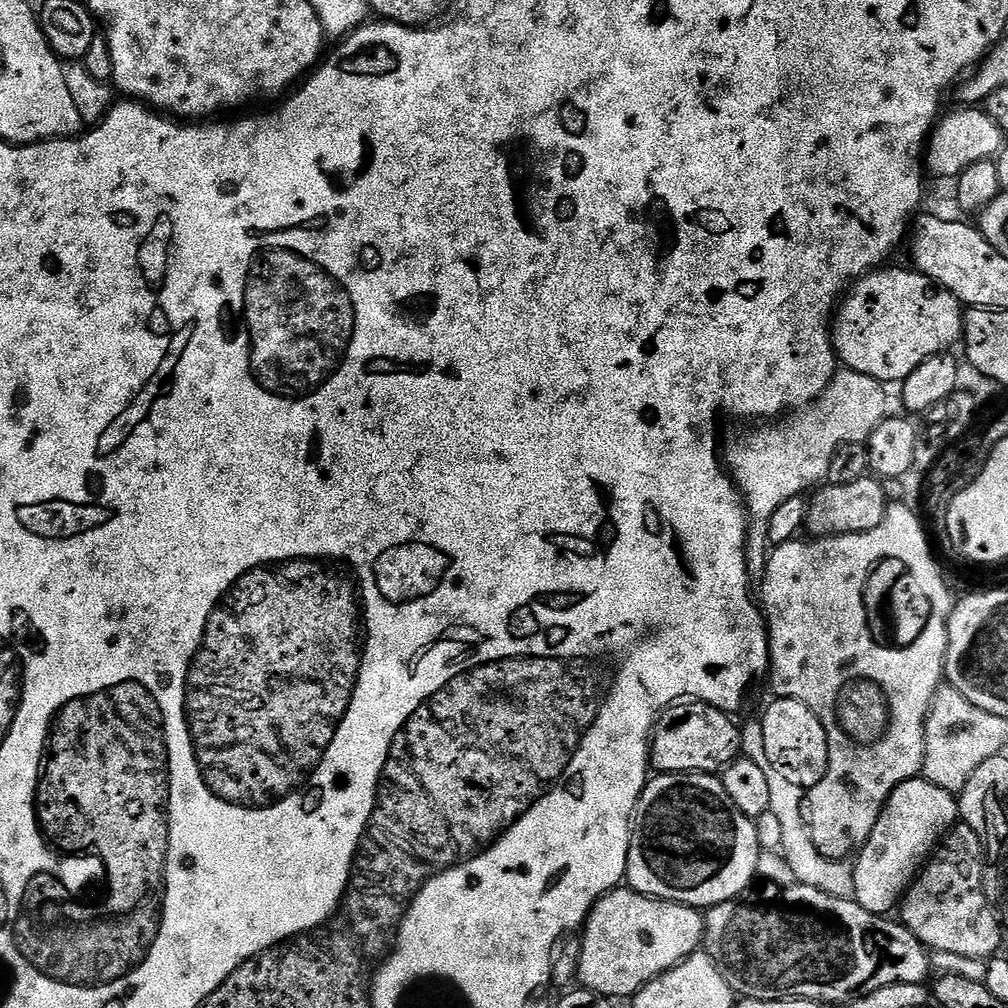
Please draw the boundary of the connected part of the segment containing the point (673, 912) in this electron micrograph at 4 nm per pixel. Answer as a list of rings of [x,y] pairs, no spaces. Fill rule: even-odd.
[[[621,886],[592,905],[583,932],[579,983],[597,996],[632,998],[654,978],[696,953],[704,939],[704,916],[686,904],[656,900]]]

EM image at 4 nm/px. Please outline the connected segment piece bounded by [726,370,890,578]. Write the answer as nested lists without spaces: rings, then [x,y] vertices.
[[[837,371],[828,389],[803,409],[804,416],[788,414],[779,422],[768,422],[761,432],[748,432],[736,440],[726,456],[732,483],[740,489],[750,521],[748,544],[744,547],[749,577],[759,578],[768,564],[770,545],[768,523],[774,510],[794,496],[807,493],[811,484],[819,485],[830,470],[830,458],[838,446],[850,442],[863,444],[889,415],[885,385],[866,374]]]

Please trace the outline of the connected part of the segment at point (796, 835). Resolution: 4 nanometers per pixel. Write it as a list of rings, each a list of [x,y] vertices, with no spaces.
[[[753,718],[748,725],[740,728],[740,746],[743,755],[754,761],[758,770],[766,774],[766,783],[770,785],[770,806],[768,811],[778,818],[778,826],[782,826],[782,855],[786,862],[790,862],[790,870],[794,870],[797,881],[806,886],[814,886],[832,896],[851,897],[854,893],[854,878],[852,877],[853,865],[848,862],[828,860],[816,849],[804,826],[803,802],[806,795],[805,789],[786,782],[781,774],[771,765],[766,756],[766,749],[762,740],[762,726],[759,719]]]

